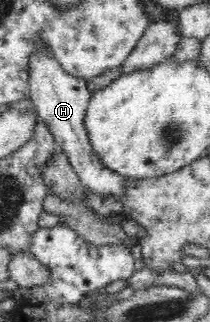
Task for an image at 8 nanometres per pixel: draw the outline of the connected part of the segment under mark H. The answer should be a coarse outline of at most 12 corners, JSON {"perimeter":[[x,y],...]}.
{"perimeter":[[38,40],[28,58],[32,103],[81,183],[123,194],[86,128],[93,91]]}

